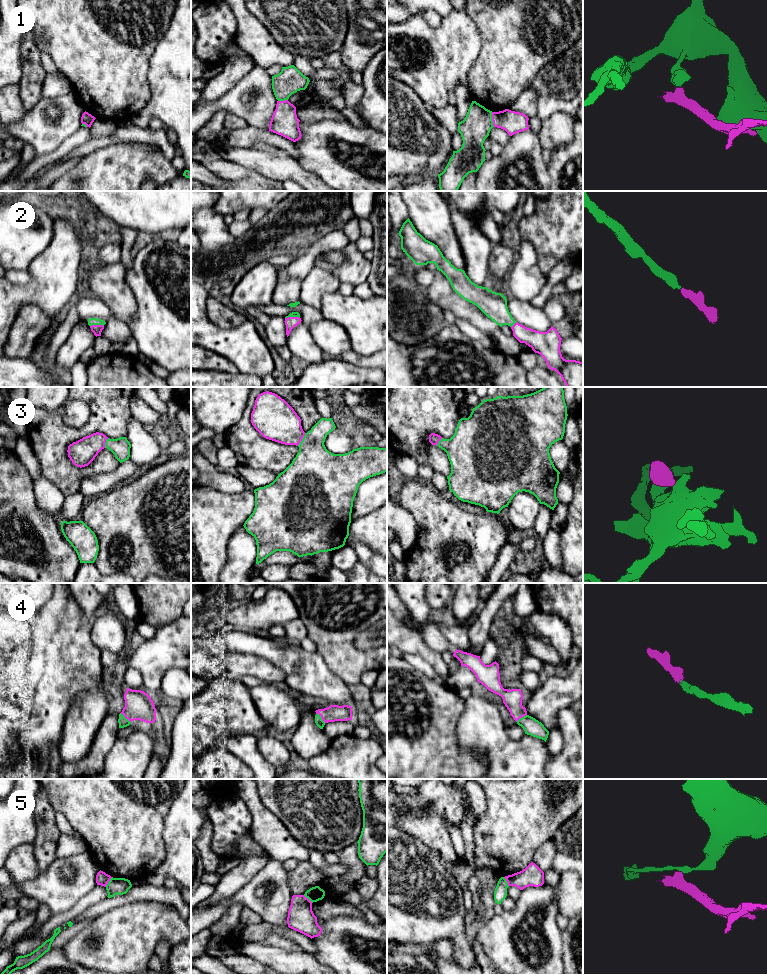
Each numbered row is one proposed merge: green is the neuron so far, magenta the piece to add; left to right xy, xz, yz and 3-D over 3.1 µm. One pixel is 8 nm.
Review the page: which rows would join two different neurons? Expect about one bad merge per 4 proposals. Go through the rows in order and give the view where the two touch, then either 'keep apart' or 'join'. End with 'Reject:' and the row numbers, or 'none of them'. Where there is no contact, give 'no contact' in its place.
1: meets green in yz; keep apart
2: meets green in xy; join
3: meets green in xz; join
4: meets green in xy; join
5: meets green in xy; keep apart
Reject: 1, 5

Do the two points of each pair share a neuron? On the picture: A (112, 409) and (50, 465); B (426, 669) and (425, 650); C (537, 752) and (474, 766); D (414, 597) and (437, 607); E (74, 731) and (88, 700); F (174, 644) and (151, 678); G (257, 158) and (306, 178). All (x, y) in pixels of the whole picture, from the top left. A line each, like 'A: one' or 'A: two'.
A: one
B: two
C: two
D: two
E: one
F: one
G: one

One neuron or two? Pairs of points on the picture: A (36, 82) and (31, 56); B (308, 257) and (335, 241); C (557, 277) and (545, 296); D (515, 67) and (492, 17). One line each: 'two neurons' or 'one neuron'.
A: one neuron
B: one neuron
C: one neuron
D: one neuron

